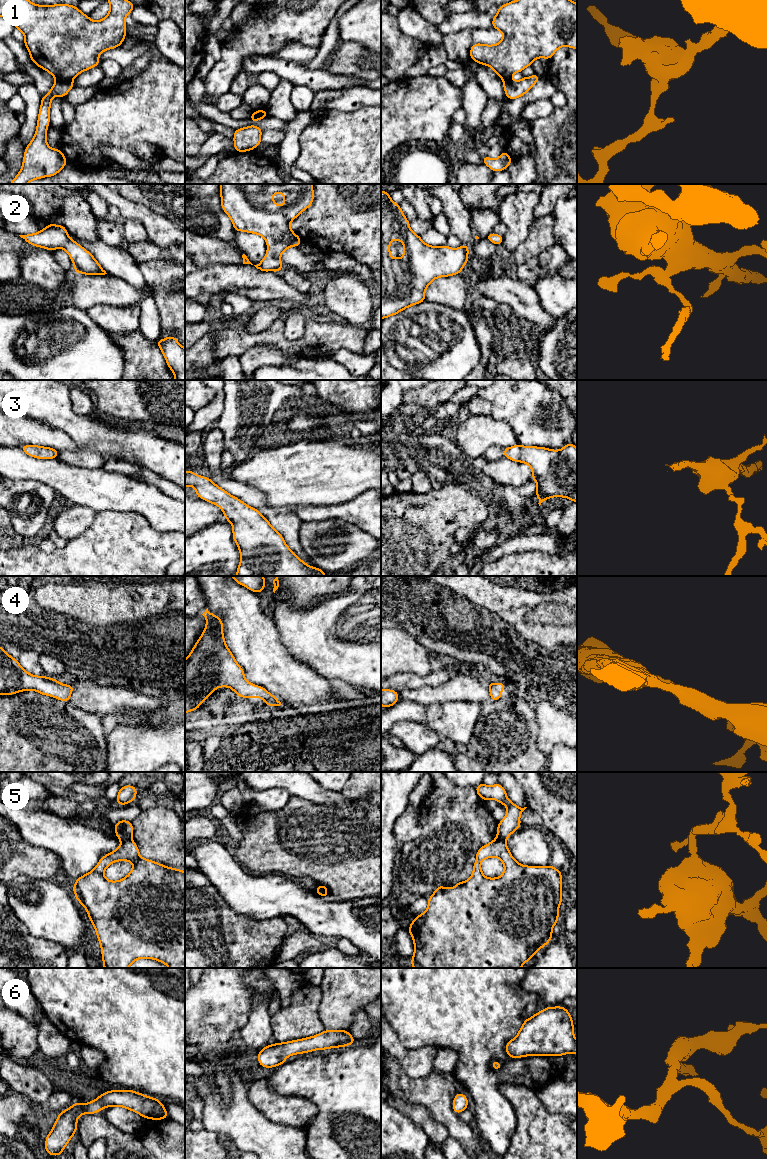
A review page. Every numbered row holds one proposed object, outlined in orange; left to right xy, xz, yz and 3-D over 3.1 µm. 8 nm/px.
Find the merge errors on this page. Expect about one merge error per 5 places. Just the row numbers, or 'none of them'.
1, 5

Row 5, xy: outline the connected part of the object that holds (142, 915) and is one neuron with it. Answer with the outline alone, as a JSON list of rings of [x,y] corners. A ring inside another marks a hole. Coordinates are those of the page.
[[[126,839],[121,841],[121,845],[116,850],[103,856],[91,872],[79,877],[73,885],[73,892],[77,901],[86,908],[88,918],[94,926],[101,946],[104,968],[128,968],[134,961],[141,958],[157,960],[166,964],[169,968],[185,968],[185,872],[183,870],[167,867],[155,861],[142,858],[139,855],[137,844],[132,839]],[[117,861],[132,862],[133,868],[131,872],[119,881],[107,880],[104,876],[104,870]]]

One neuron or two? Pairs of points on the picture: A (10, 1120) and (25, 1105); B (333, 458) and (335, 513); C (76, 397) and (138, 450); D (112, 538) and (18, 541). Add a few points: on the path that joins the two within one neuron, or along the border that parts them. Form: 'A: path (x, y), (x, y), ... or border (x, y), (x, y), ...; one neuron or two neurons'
A: path (14, 1116), (21, 1109); one neuron
B: border (357, 496), (336, 504), (311, 505); two neurons
C: border (71, 403), (71, 408), (76, 413), (93, 413); two neurons
D: border (27, 541), (10, 550); two neurons

